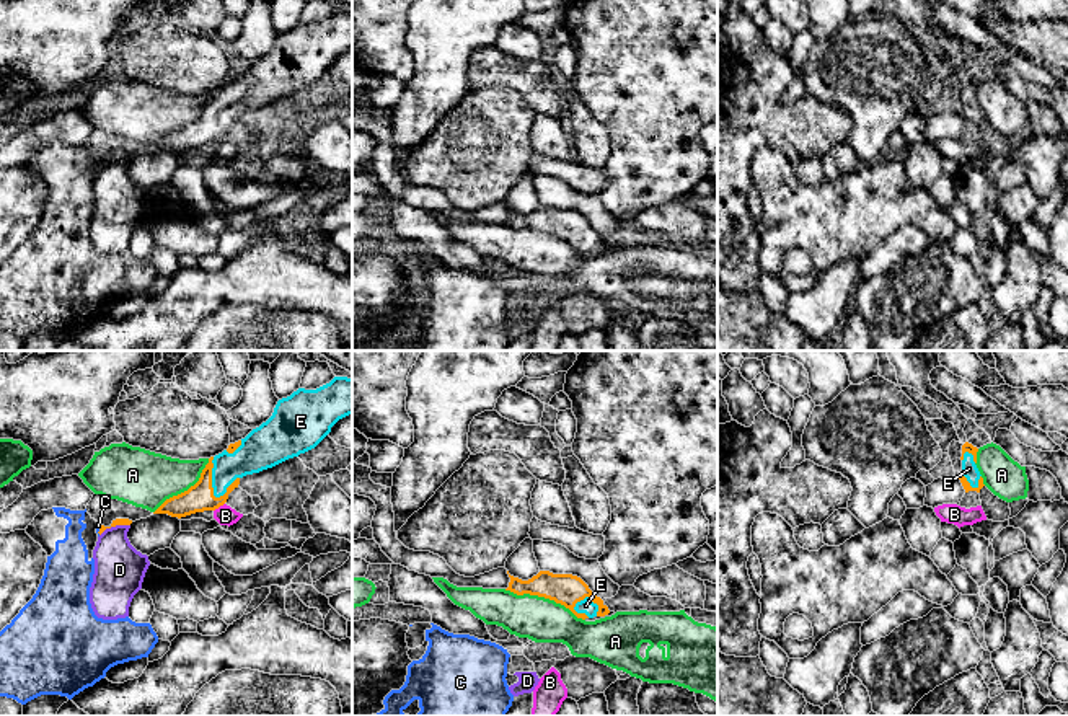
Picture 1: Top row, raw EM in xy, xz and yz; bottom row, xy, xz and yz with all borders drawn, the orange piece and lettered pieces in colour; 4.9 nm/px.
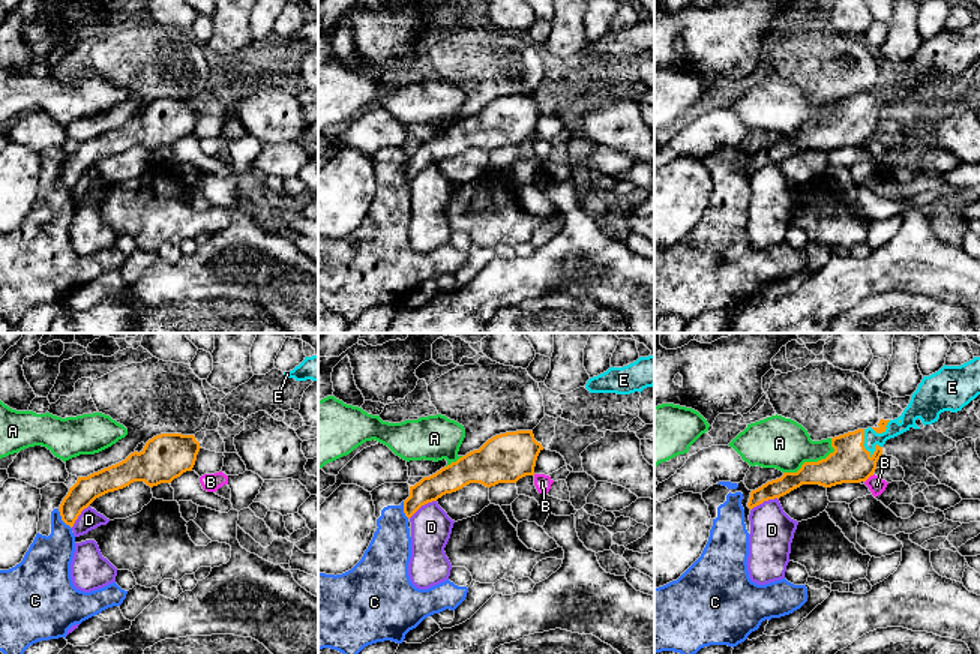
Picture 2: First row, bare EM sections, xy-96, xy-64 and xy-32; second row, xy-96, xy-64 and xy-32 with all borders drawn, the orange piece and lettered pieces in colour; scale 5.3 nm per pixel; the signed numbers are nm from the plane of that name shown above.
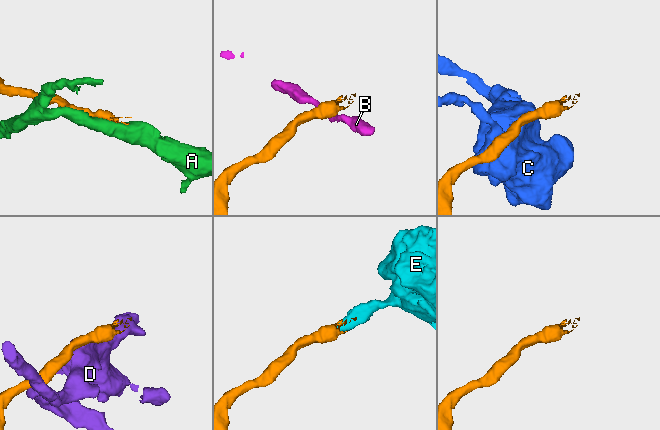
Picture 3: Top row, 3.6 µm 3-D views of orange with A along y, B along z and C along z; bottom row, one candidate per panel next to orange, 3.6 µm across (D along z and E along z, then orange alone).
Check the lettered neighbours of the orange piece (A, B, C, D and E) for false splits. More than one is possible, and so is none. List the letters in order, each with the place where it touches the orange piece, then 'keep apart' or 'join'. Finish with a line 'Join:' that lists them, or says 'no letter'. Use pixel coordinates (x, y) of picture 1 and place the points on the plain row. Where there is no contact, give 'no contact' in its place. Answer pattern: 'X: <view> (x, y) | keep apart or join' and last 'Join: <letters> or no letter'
A: xz (545, 232) | keep apart
B: xy (219, 141) | keep apart
C: xy (100, 165) | keep apart
D: xy (114, 160) | keep apart
E: xy (211, 113) | join
Join: E

